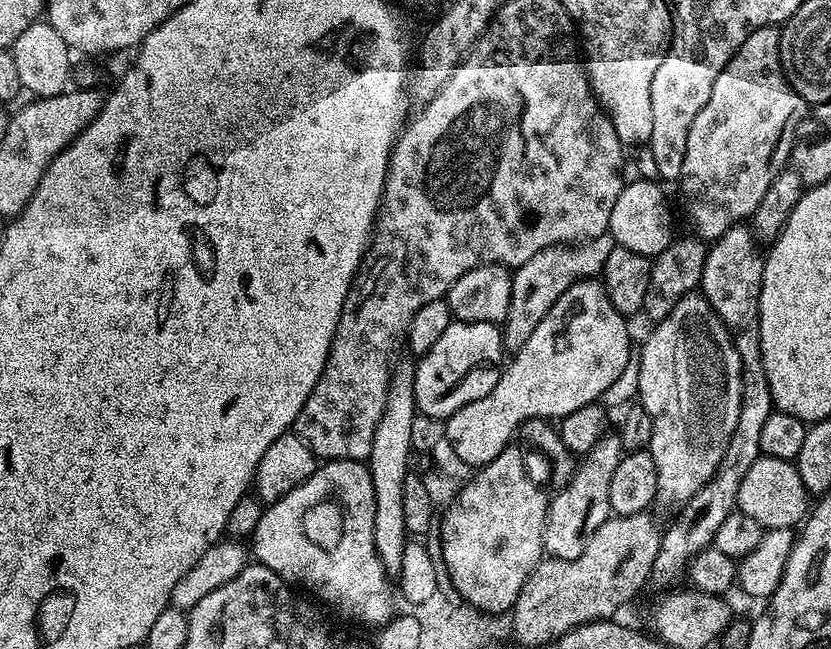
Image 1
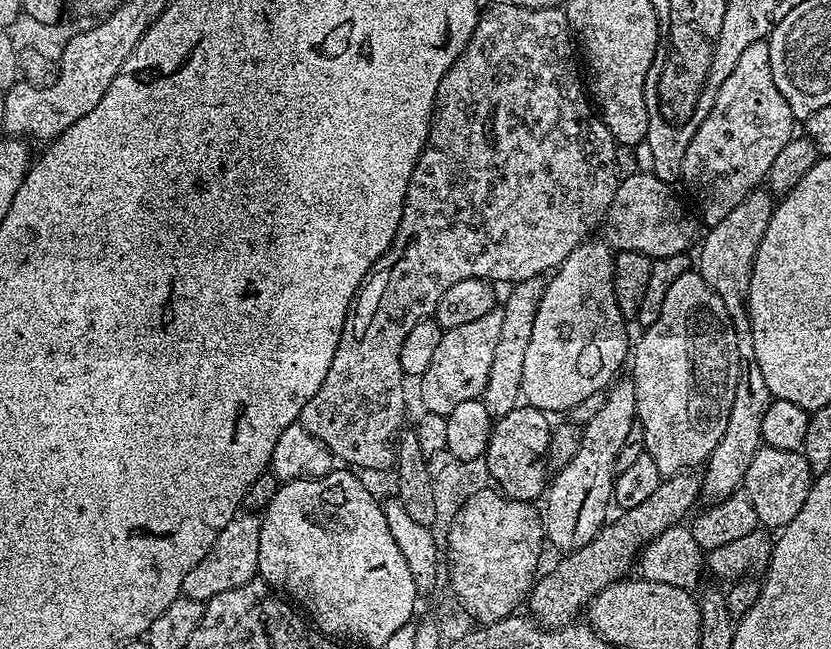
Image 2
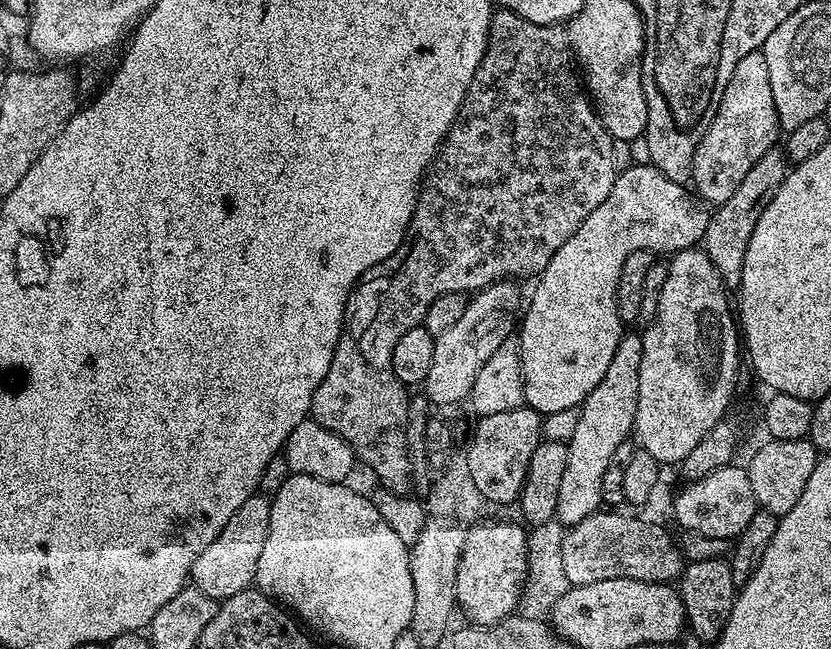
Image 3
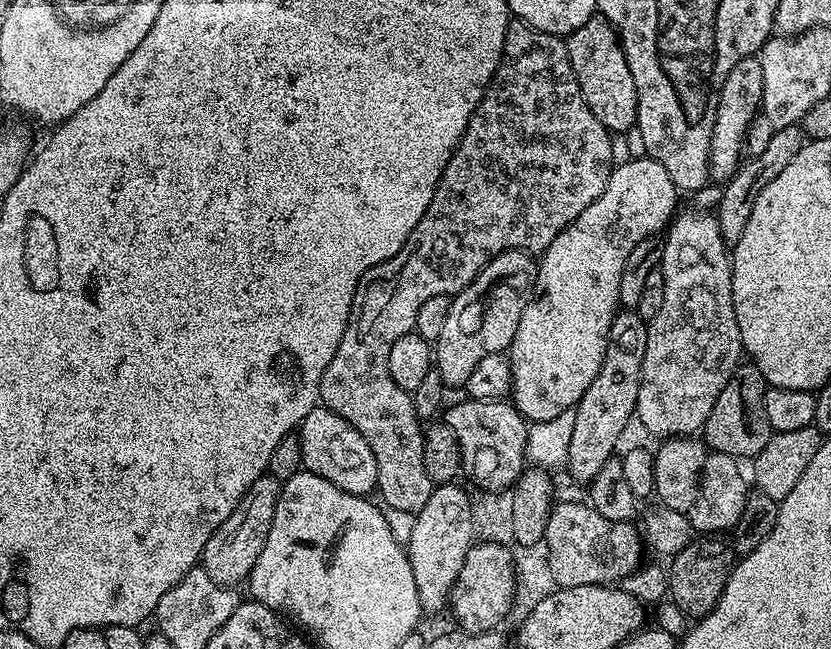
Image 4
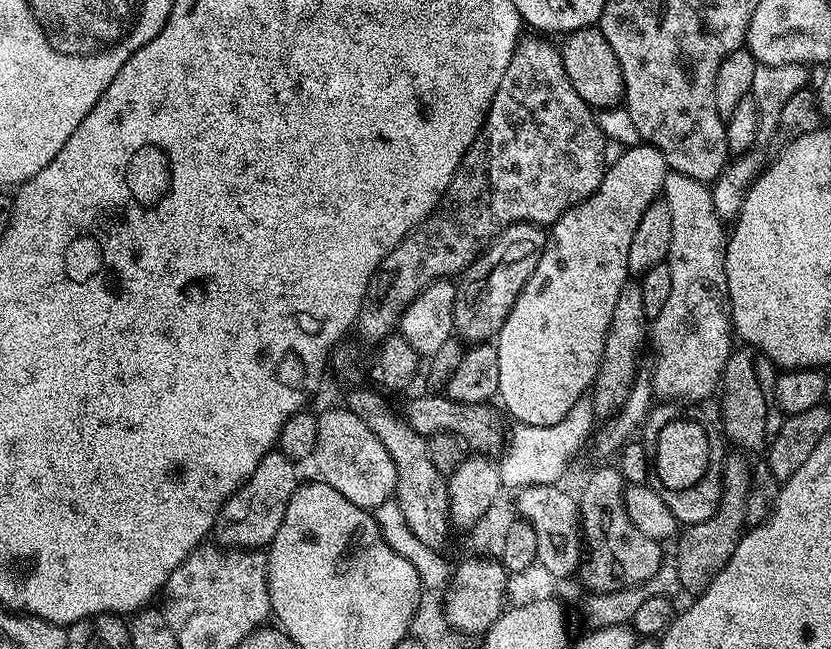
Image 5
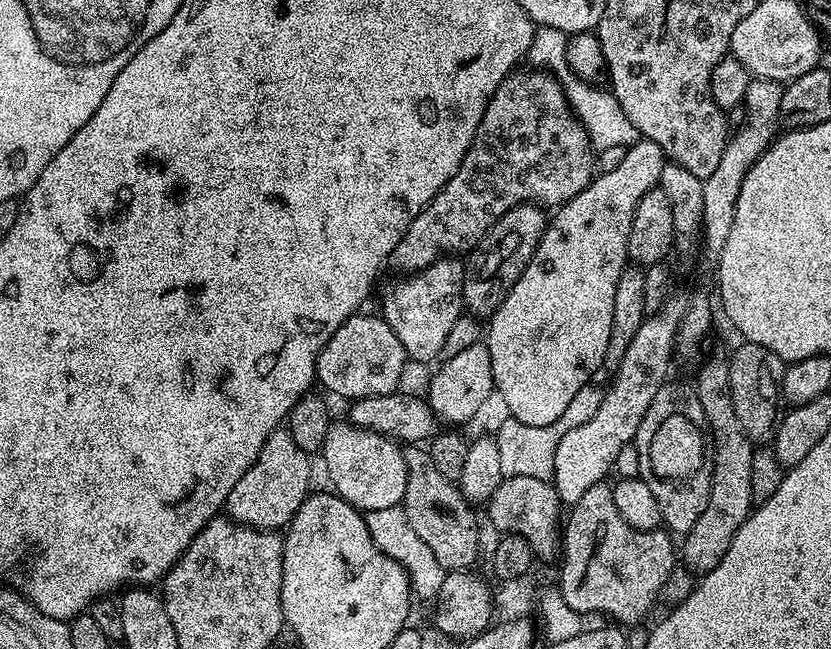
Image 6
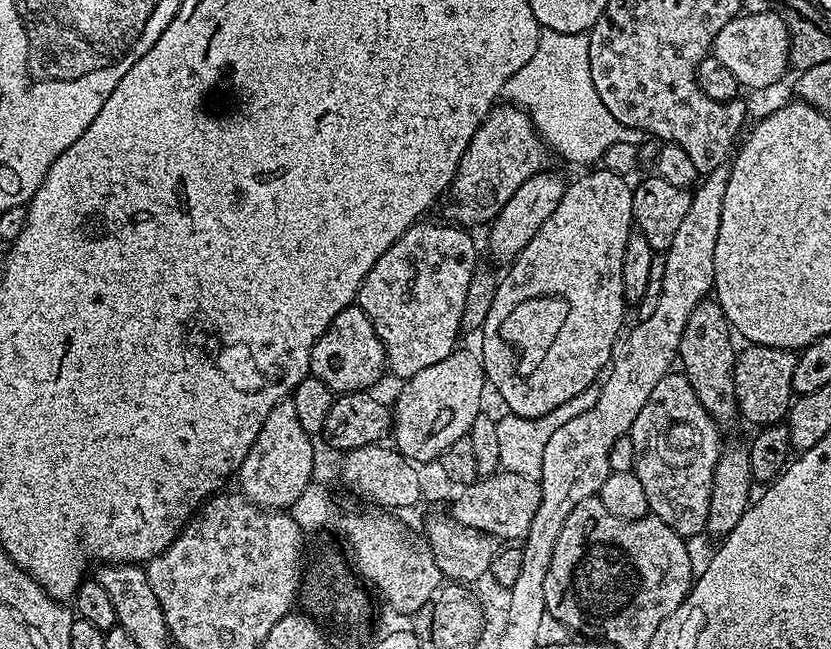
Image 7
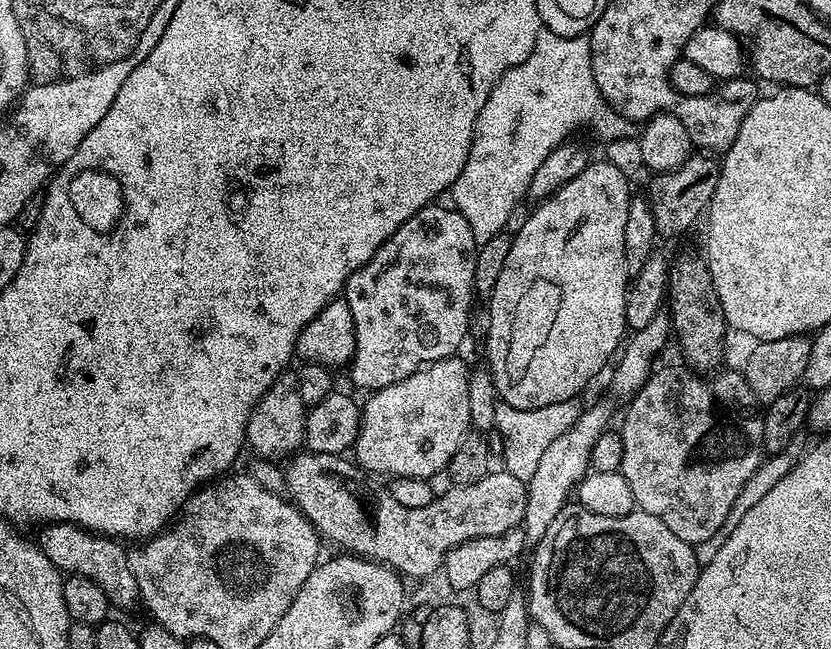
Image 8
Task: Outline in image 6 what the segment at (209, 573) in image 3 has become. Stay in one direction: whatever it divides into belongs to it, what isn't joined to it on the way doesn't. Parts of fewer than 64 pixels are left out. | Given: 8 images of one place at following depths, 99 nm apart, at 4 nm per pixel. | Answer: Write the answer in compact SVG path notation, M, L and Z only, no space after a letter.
M286 430L272 432L250 470L246 470L246 474L238 478L234 490L230 490L227 515L237 524L261 530L280 530L291 524L294 514L310 494L308 479L312 472L308 469L308 460L309 453L302 451Z

